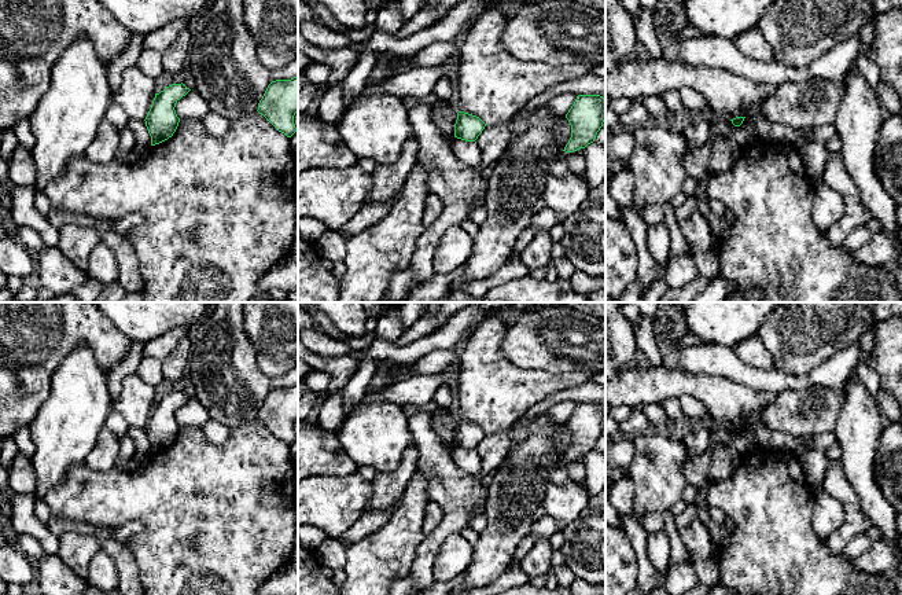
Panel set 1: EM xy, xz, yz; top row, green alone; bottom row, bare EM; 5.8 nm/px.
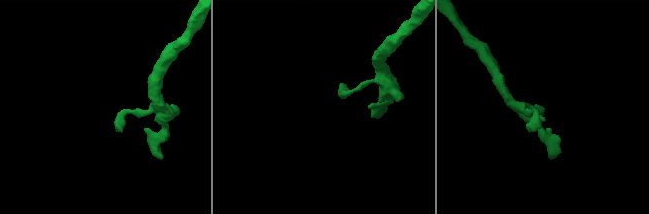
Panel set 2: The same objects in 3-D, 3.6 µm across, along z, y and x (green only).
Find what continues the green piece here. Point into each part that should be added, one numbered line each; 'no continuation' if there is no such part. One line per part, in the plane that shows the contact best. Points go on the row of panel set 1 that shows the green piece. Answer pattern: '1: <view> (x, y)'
no continuation

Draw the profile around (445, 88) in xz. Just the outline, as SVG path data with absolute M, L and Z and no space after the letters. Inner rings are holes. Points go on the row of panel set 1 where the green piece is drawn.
M445 76L439 78L434 87L432 93L445 102L454 102L456 100L454 76Z

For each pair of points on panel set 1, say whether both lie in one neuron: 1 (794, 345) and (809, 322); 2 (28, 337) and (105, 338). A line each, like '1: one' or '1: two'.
1: one
2: one

